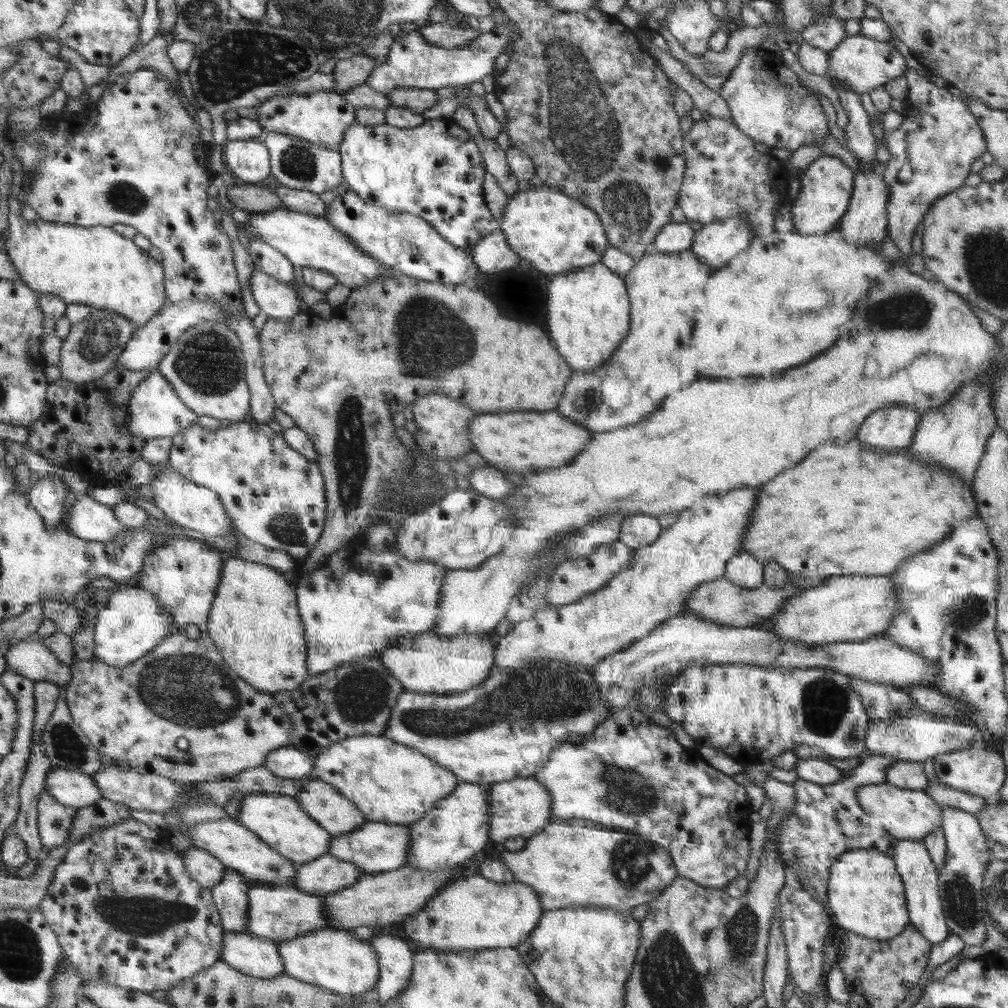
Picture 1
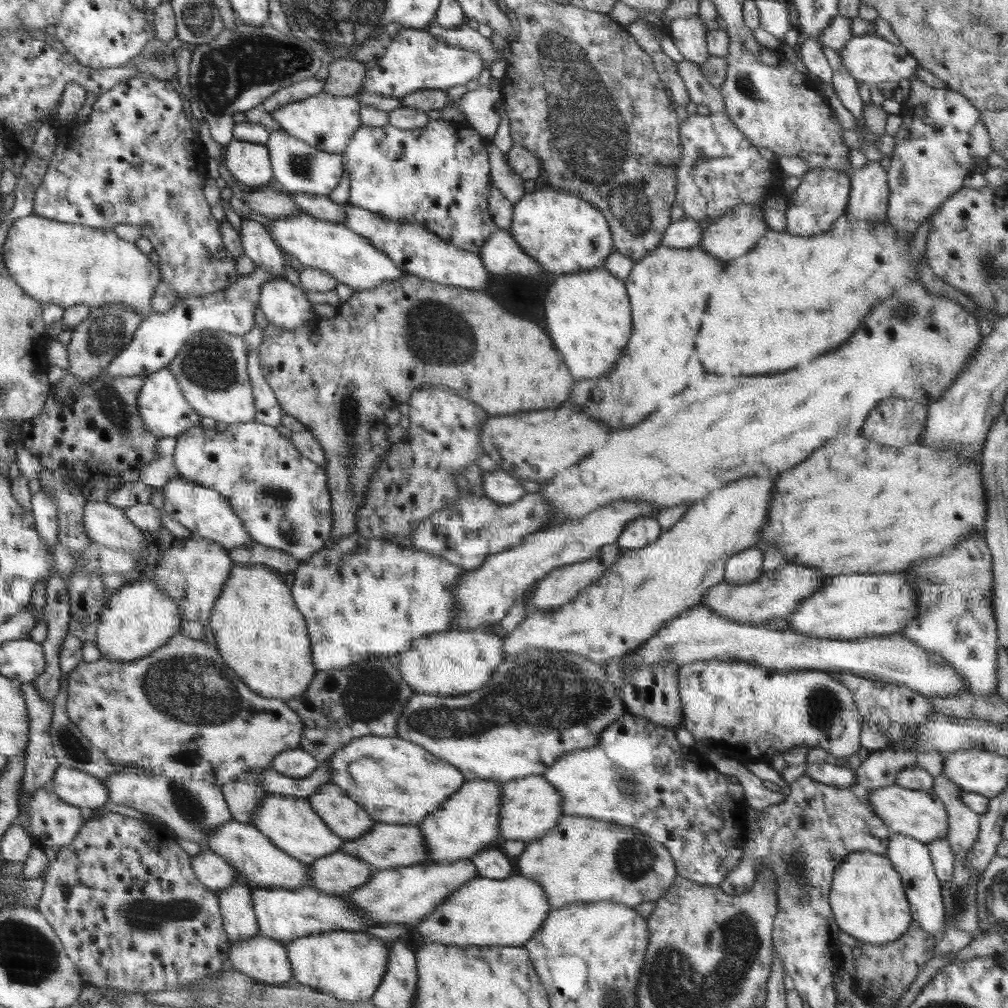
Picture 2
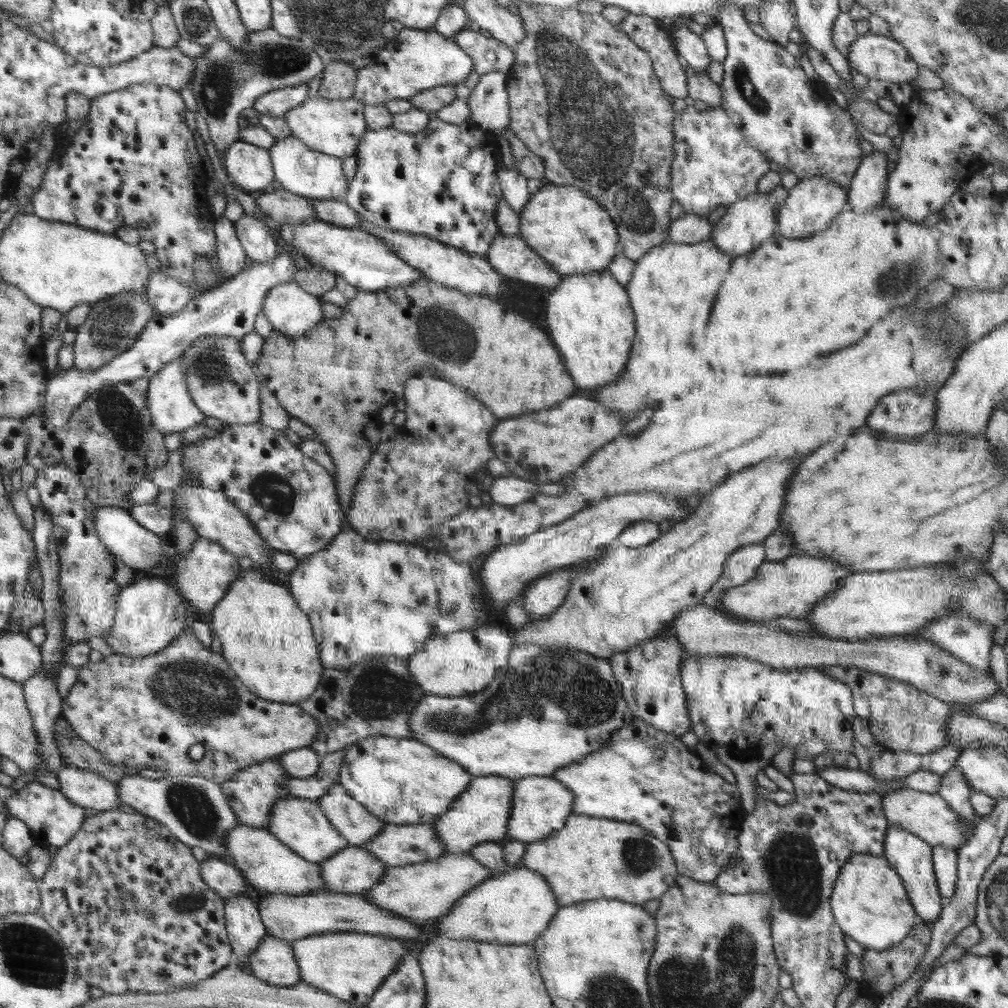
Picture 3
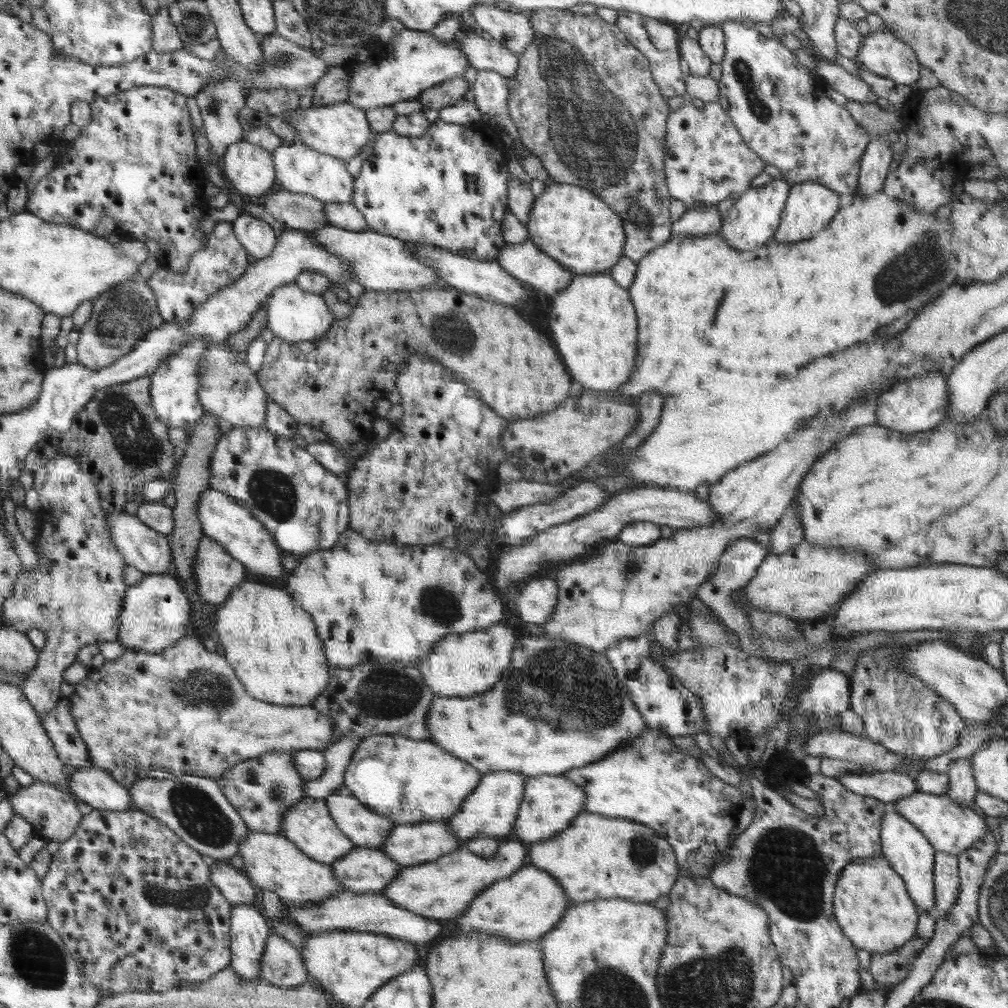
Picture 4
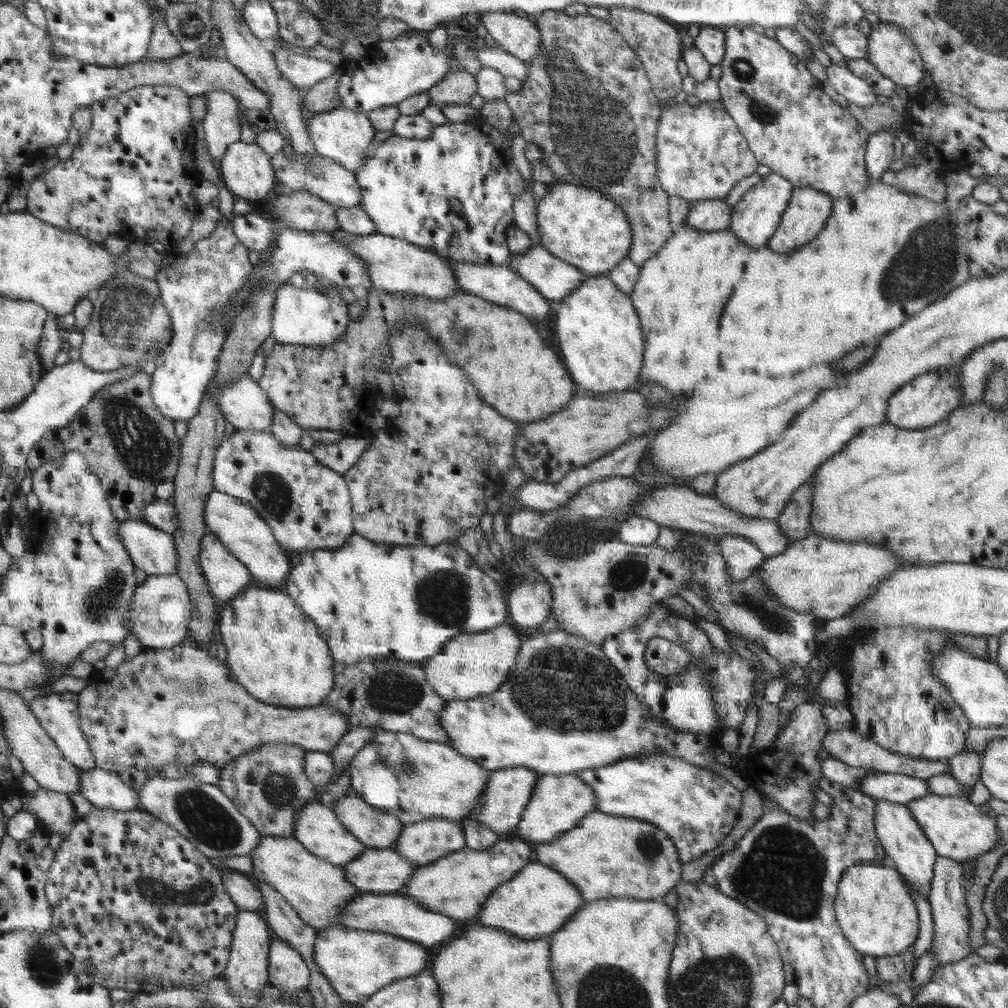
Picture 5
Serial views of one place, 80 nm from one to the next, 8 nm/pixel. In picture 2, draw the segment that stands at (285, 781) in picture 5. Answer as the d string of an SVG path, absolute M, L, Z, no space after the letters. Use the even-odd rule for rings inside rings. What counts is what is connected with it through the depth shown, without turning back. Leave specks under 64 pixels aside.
M261 769L248 770L242 773L236 780L222 786L225 801L232 811L233 820L241 823L251 824L252 816L260 808L260 804L270 792L261 786Z

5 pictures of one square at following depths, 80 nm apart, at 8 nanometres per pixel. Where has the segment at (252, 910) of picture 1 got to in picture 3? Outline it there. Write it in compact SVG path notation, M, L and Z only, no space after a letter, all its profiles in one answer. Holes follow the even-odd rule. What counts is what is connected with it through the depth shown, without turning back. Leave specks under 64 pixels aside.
M326 890L312 891L303 895L285 895L282 893L268 893L266 898L258 902L261 918L265 922L268 936L288 942L318 935L320 933L334 933L356 931L367 934L384 934L394 939L408 940L420 936L424 930L422 926L412 921L406 921L400 914L380 908L361 894L332 893Z

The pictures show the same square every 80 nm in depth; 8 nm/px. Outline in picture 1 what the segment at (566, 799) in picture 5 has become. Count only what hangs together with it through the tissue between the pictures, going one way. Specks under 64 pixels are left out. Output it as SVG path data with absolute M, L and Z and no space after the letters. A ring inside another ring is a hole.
M515 778L513 781L491 783L489 790L489 842L504 843L512 837L534 836L552 820L552 794L536 778Z

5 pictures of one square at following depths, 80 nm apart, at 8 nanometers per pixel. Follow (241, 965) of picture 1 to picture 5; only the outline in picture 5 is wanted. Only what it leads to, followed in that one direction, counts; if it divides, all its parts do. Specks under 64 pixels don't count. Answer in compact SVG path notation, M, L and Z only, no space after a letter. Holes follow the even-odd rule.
M275 939L270 946L269 982L284 992L306 992L310 985L310 971L301 954L285 941Z

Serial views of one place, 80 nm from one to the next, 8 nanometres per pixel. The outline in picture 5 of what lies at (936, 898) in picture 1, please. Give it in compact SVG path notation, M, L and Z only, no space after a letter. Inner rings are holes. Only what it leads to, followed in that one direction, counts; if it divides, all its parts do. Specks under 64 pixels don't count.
M879 798L877 801L879 802L877 806L877 837L881 841L887 859L890 863L893 863L895 869L903 875L904 881L915 892L919 892L927 898L929 888L931 888L935 860L938 855L933 844L930 844L929 838L924 834L905 804L888 802L883 798Z

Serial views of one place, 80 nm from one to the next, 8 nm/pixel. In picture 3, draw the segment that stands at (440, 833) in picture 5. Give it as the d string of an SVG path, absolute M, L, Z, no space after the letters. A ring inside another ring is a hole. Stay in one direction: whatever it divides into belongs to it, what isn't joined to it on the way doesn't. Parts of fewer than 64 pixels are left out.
M387 823L377 837L374 837L372 841L367 842L362 847L364 850L369 850L388 867L401 867L433 861L445 852L441 838L437 837L437 831L433 829L431 824L424 823L413 825Z

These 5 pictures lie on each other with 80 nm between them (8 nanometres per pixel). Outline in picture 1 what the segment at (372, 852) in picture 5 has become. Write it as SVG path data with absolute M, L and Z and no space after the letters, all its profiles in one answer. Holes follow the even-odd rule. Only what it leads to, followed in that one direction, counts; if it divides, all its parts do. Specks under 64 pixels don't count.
M326 852L316 861L301 865L291 886L308 894L325 896L353 885L362 875L364 872L353 862L336 858Z

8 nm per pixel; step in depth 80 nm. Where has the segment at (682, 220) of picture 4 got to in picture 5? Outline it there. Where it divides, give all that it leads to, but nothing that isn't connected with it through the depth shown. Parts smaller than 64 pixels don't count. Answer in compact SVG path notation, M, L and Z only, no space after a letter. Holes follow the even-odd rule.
M724 198L698 200L691 203L692 208L682 222L683 226L691 226L704 232L720 231L730 224L732 207Z

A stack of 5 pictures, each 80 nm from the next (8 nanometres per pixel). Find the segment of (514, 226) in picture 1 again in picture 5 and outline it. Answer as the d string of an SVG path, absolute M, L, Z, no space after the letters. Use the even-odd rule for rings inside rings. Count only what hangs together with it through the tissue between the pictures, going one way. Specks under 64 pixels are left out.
M570 183L549 188L538 202L536 222L542 247L573 263L587 277L603 276L616 268L628 256L634 236L620 204L597 190Z

